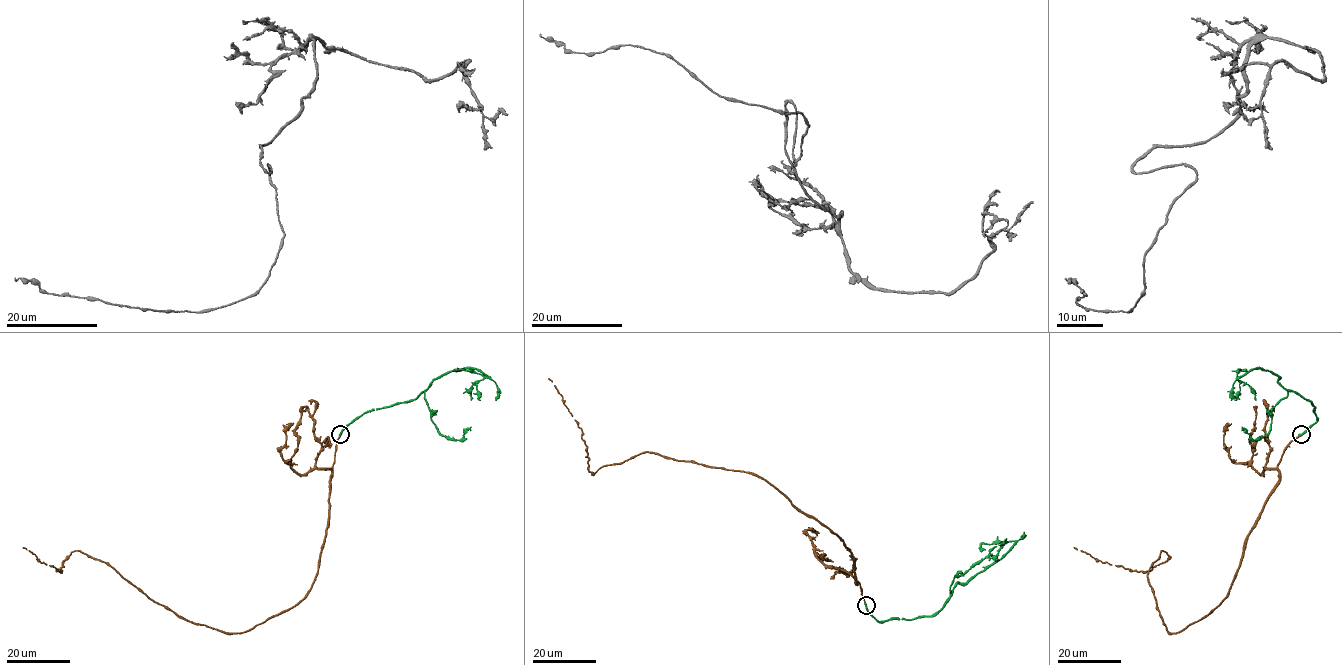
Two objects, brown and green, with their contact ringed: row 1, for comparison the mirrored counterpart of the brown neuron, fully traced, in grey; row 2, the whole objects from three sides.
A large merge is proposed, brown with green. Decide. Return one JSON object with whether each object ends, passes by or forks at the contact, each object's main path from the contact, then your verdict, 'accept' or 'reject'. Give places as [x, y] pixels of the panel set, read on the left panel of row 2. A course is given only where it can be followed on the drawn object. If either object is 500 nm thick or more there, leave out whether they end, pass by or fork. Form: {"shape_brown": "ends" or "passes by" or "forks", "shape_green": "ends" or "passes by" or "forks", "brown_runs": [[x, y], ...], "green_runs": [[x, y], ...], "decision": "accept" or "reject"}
{"shape_brown": "ends", "shape_green": "ends", "brown_runs": [[340, 434], [329, 519], [309, 593], [247, 631], [179, 618], [79, 551], [60, 571], [22, 547]], "green_runs": [[340, 434], [370, 410], [415, 399], [432, 381], [452, 371], [478, 369], [489, 378], [460, 371]], "decision": "accept"}

